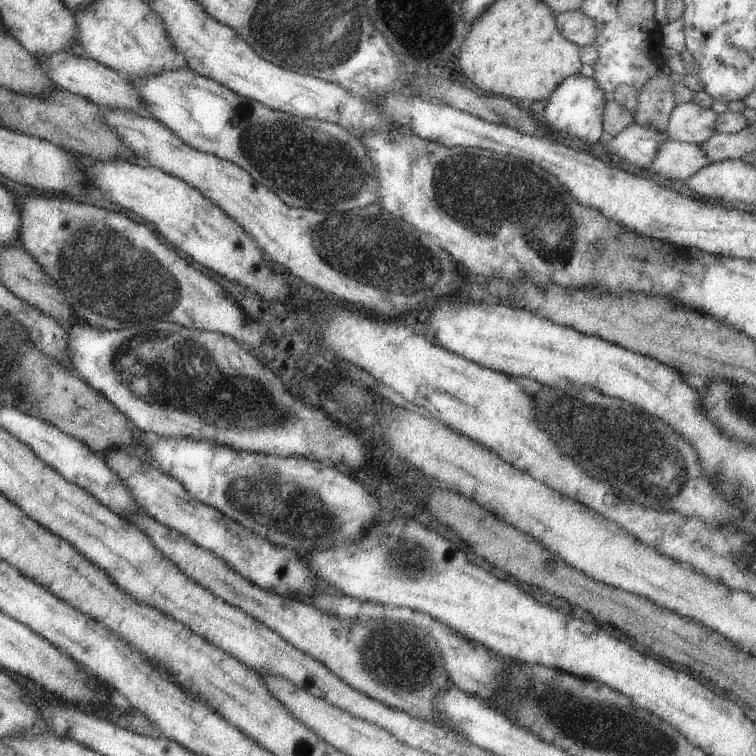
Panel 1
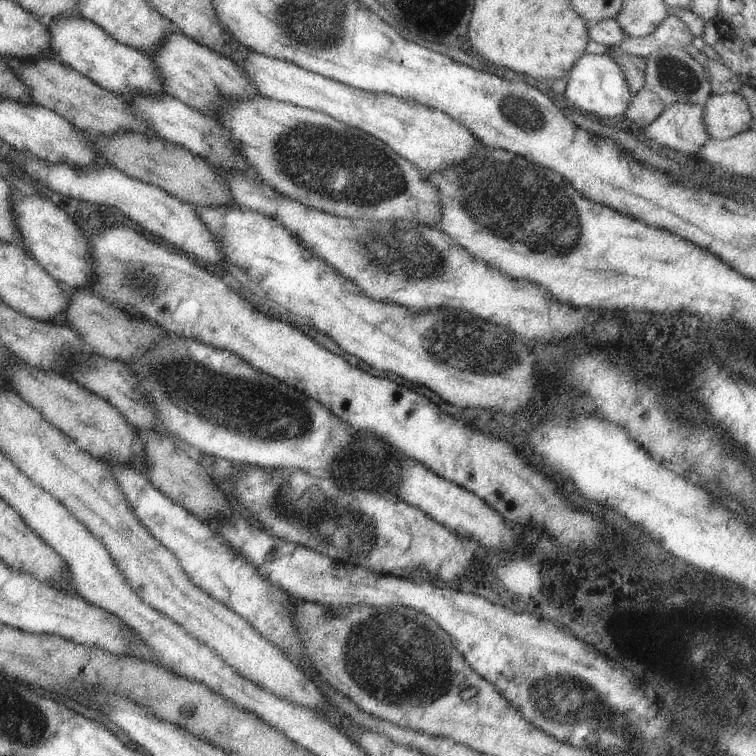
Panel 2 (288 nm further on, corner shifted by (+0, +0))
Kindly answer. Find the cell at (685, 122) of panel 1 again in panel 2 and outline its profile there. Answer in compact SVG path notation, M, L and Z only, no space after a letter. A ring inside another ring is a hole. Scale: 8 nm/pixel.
M711 94L701 106L701 122L711 140L727 140L749 130L751 114L747 102L737 94Z

